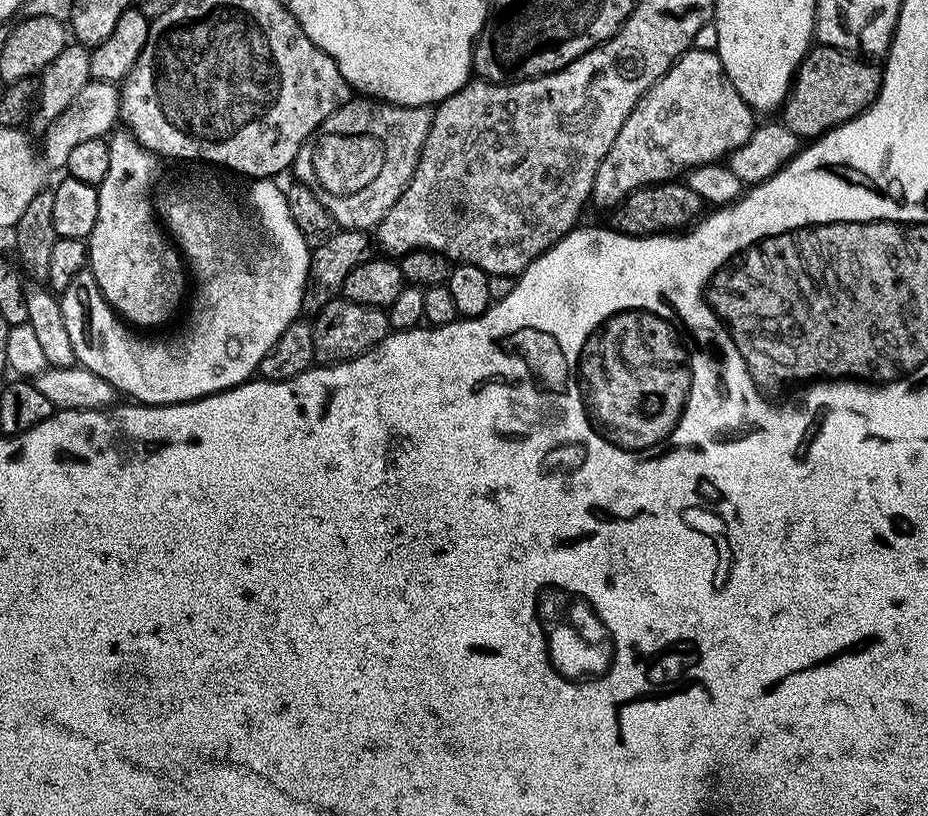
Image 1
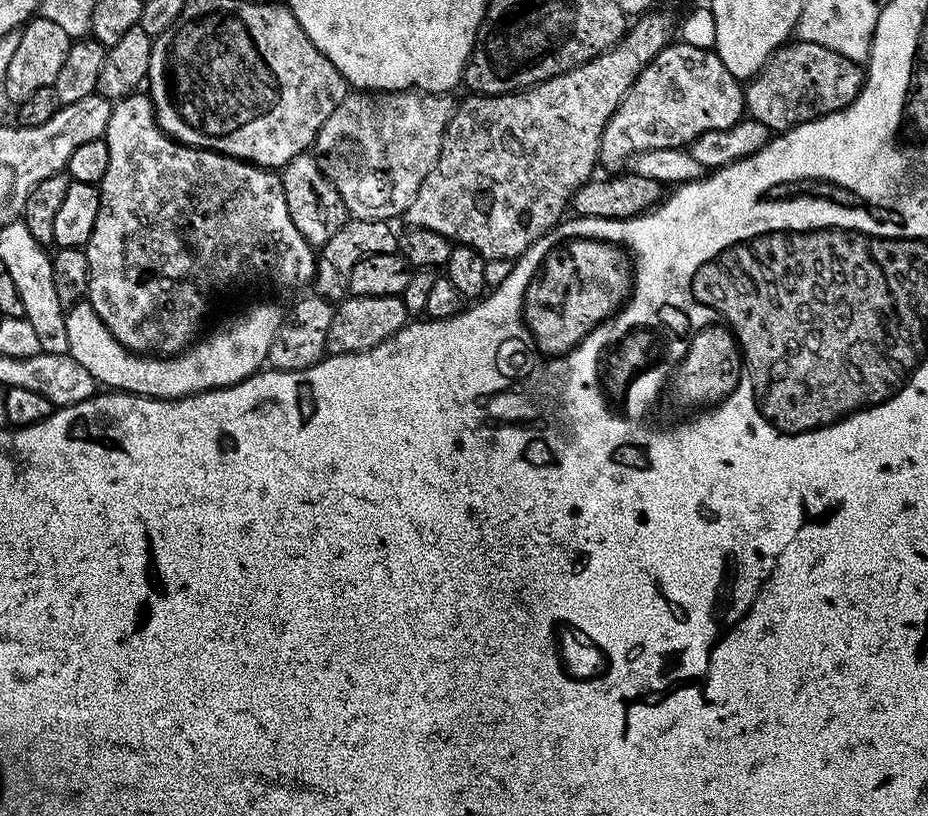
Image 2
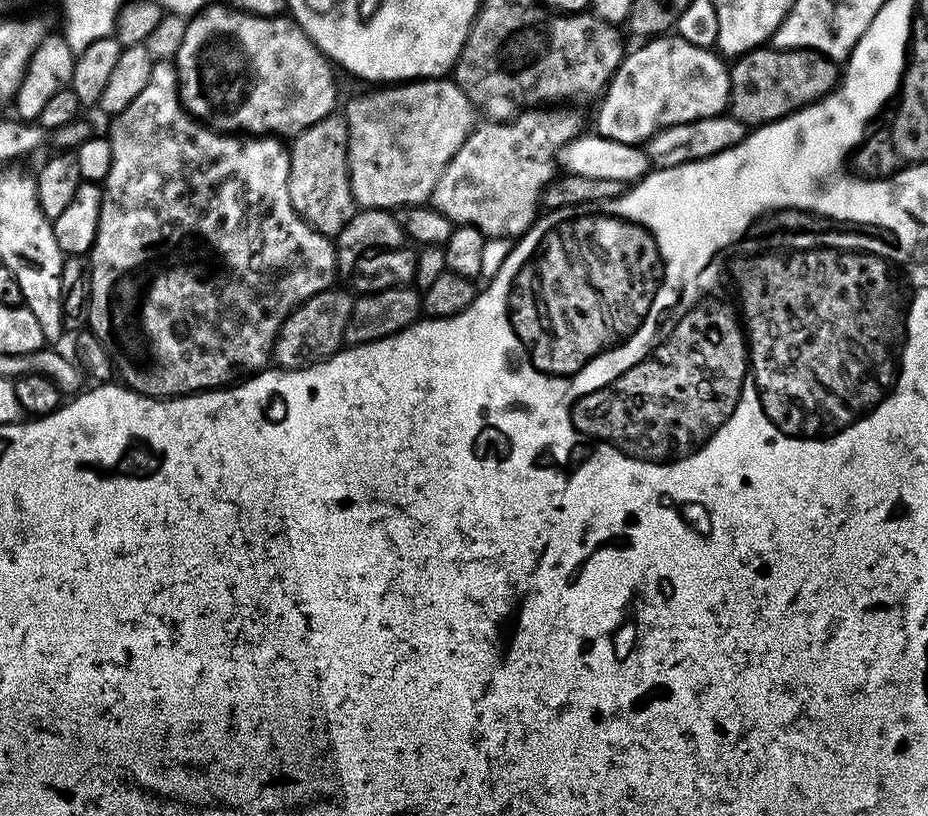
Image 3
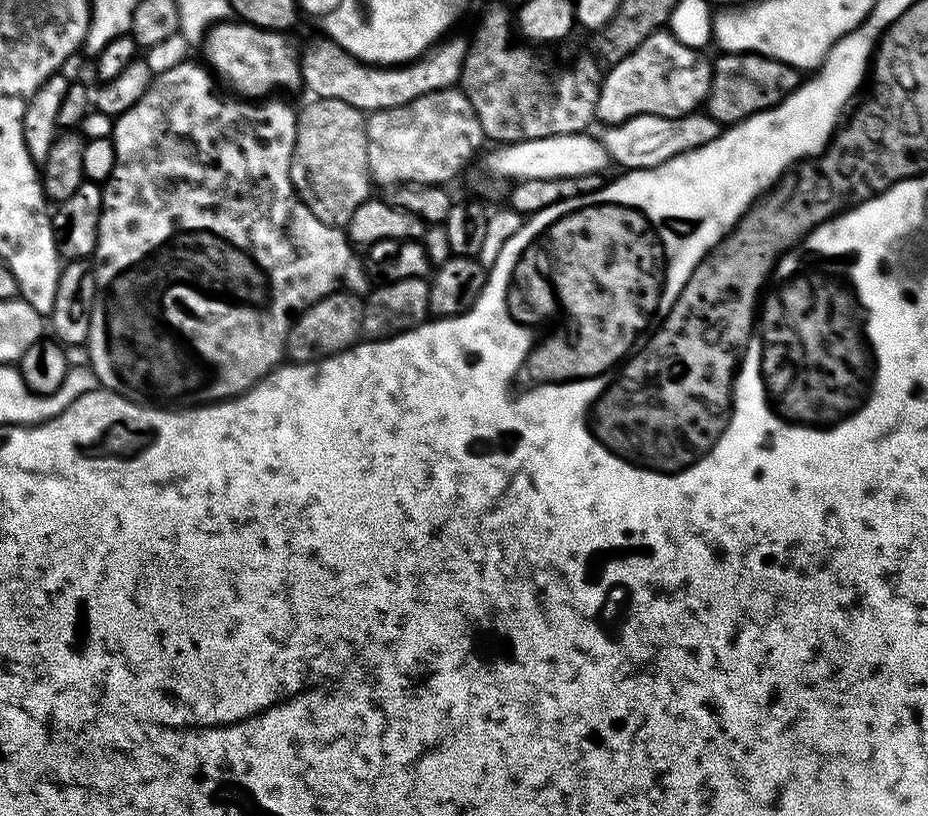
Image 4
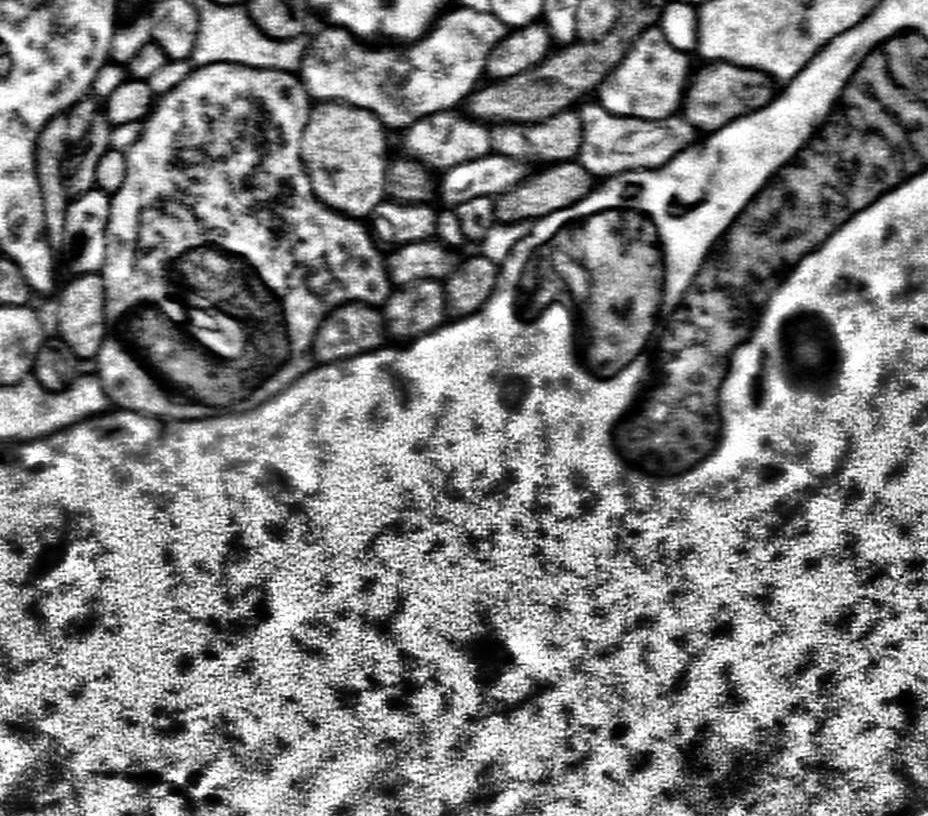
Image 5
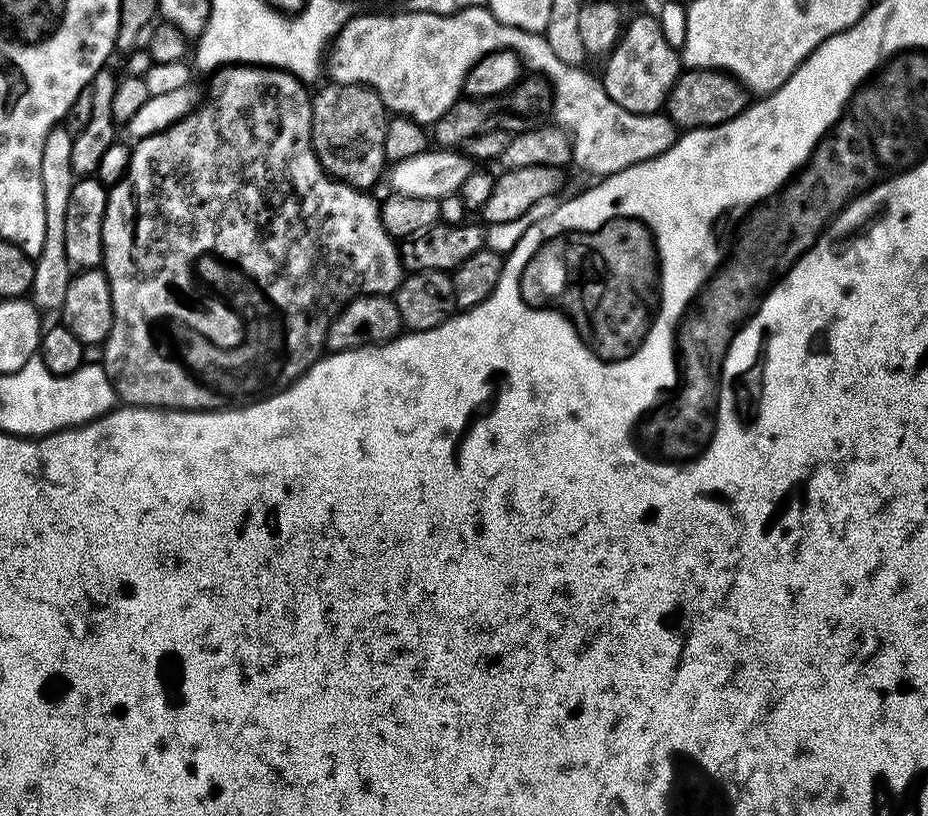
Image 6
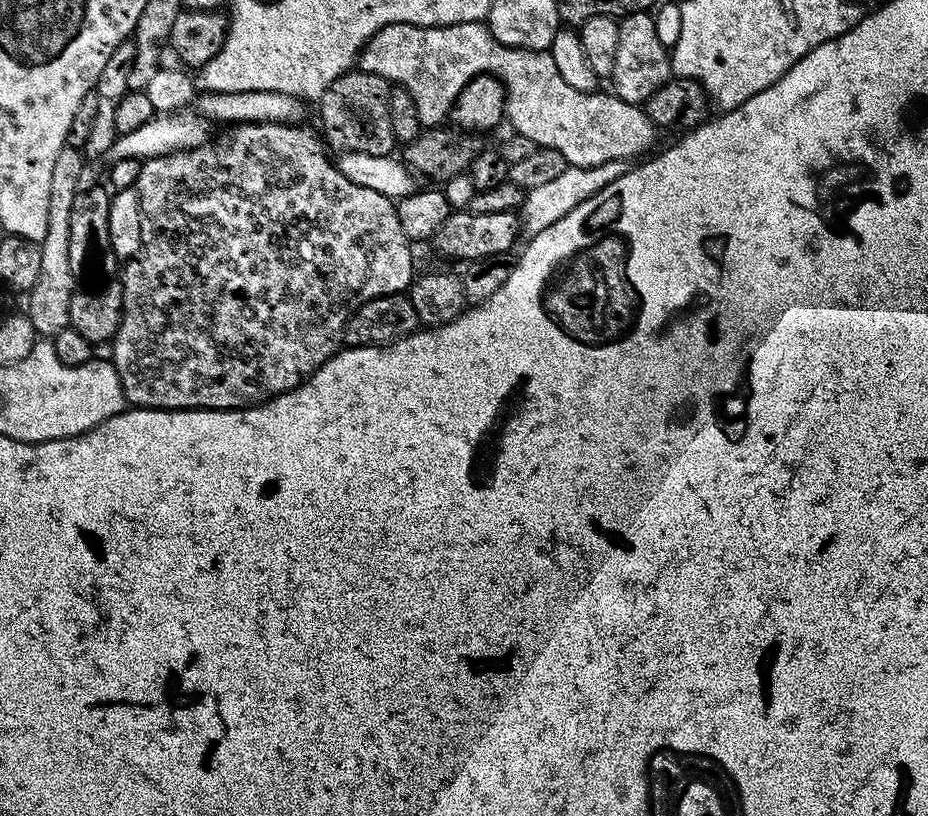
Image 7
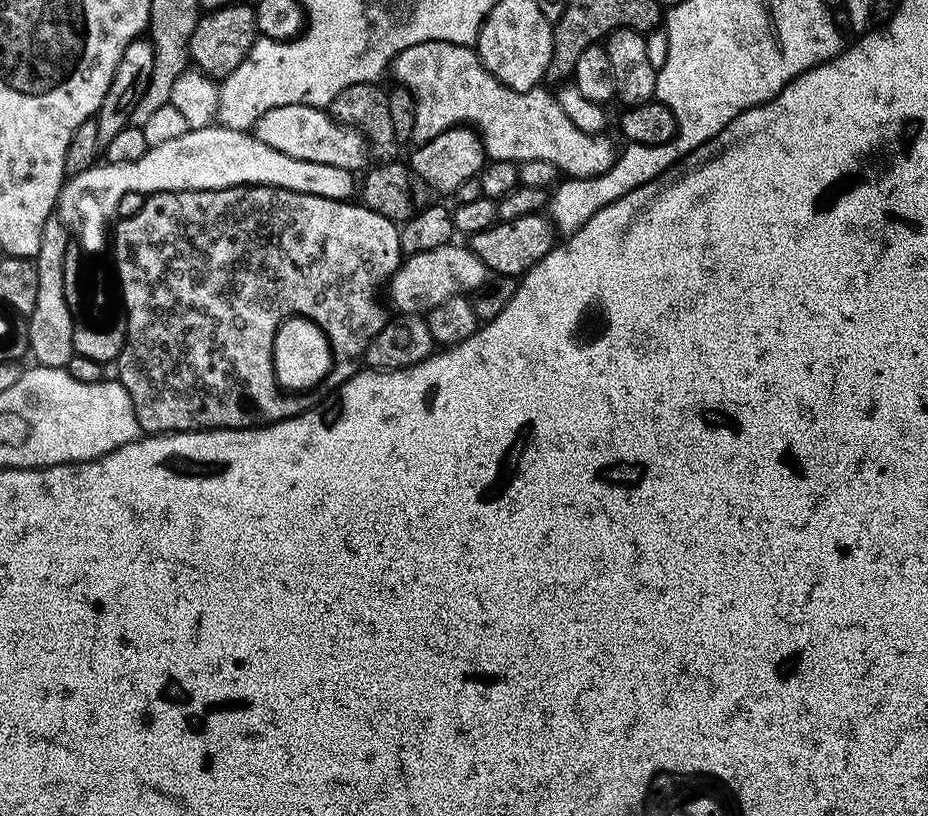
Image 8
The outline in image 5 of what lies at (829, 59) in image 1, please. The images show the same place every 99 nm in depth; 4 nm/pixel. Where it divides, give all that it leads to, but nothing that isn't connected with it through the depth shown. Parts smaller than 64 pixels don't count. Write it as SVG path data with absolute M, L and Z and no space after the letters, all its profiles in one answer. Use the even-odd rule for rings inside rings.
M712 62L691 77L682 105L683 119L691 116L736 116L741 120L767 108L774 99L773 77L757 68Z

